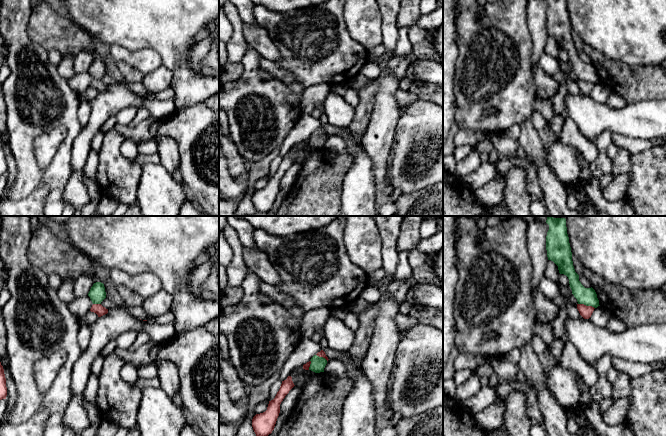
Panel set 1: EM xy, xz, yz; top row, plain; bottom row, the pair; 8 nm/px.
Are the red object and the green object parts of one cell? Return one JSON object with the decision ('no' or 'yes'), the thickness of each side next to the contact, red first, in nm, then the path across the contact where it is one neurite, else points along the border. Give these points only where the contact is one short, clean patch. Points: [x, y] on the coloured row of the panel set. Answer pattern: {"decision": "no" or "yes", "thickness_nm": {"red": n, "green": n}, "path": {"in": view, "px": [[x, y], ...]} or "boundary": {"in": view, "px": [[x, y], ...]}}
{"decision": "no", "thickness_nm": {"red": 100, "green": 140}, "boundary": {"in": "yz", "px": [[578, 303], [591, 305], [594, 308]]}}

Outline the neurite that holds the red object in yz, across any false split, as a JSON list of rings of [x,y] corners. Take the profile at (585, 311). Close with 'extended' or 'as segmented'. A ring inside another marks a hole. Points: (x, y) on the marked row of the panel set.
[[[577,304],[577,309],[584,319],[589,319],[595,308],[584,304]]] | as segmented

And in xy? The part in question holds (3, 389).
[[[0,362],[0,400],[6,399],[6,396],[7,396],[6,378],[3,366],[1,365]]] | as segmented

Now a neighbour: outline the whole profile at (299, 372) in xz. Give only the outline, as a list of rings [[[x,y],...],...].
[[[303,365],[293,370],[290,376],[292,377],[294,385],[296,385],[296,383],[307,373],[307,371],[308,370],[303,368]]]

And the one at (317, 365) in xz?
[[[314,355],[310,361],[311,364],[309,370],[315,373],[324,372],[324,368],[327,364],[327,360],[325,358]]]

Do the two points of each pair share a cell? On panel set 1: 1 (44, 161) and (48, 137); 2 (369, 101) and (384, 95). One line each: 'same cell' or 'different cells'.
1: same cell
2: different cells

